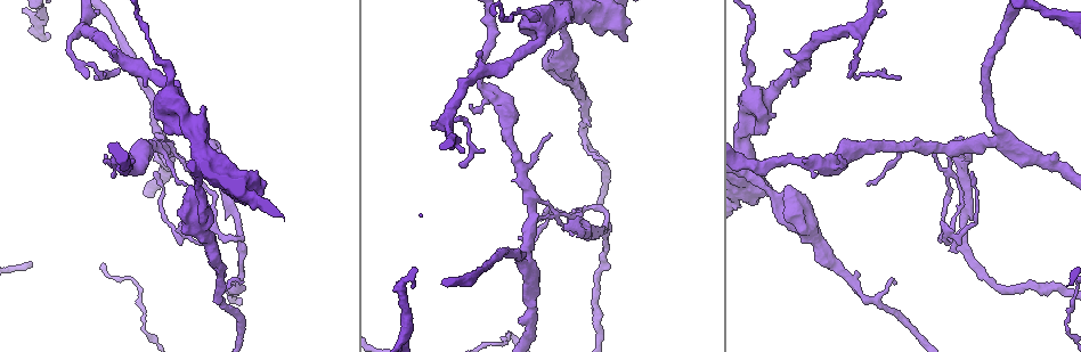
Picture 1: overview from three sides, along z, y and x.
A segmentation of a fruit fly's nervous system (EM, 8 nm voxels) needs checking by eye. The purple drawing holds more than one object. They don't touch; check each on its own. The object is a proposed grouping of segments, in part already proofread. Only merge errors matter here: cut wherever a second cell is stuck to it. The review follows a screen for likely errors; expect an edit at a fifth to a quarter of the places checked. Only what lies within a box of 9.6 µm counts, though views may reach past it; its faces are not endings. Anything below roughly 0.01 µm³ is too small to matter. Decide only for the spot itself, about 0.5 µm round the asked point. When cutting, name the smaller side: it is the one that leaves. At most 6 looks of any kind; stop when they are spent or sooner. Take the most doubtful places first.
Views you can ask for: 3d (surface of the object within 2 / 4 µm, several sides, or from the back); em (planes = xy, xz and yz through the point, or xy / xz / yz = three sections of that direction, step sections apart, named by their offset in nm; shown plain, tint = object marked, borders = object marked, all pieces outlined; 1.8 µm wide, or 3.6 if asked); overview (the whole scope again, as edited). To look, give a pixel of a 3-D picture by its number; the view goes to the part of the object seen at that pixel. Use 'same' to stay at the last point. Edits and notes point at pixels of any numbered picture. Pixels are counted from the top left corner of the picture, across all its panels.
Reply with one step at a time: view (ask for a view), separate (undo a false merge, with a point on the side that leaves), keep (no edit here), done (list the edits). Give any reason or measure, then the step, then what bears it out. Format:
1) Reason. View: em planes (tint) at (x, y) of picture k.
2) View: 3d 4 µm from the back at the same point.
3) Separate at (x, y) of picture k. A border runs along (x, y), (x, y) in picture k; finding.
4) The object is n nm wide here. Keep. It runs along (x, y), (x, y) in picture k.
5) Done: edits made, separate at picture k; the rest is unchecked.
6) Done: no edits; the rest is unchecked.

Sharp bend. View: 3d 2 µm at (218, 142) of picture 1.

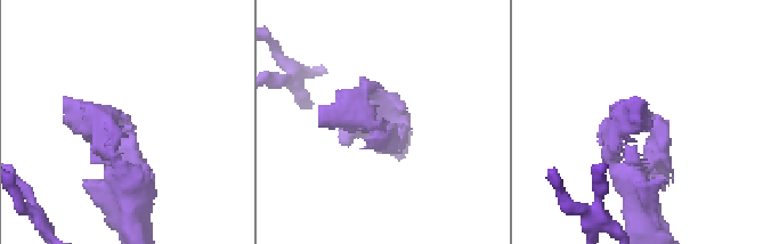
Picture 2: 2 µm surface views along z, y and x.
View: em planes (tint) at (650, 120) of picture 2.

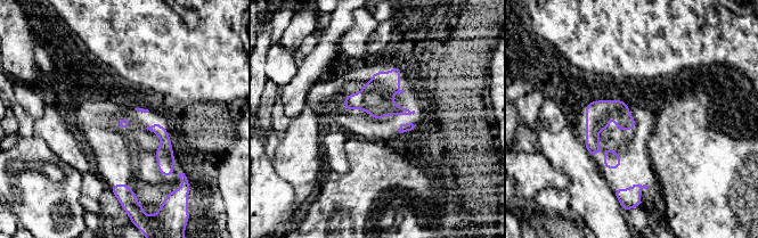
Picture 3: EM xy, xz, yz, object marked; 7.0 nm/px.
Keep. It runs along (619, 103), (594, 126), (608, 165) in picture 3; one cell here.

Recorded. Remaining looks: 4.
A narrow waist. View: 3d 4 µm at (241, 238) of picture 1.

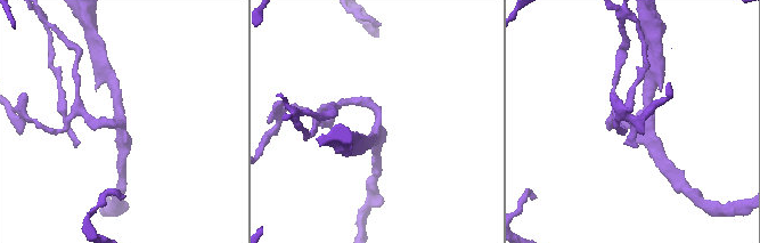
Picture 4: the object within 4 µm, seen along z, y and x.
3 arms meet here; now the EM. View: em planes (plain) at (375, 131) of picture 4.

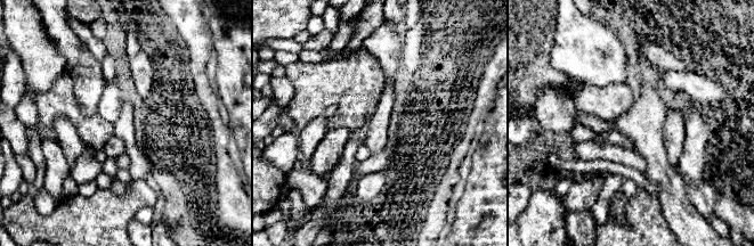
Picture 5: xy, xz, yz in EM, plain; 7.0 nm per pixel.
View: em planes (tint) at the same point.

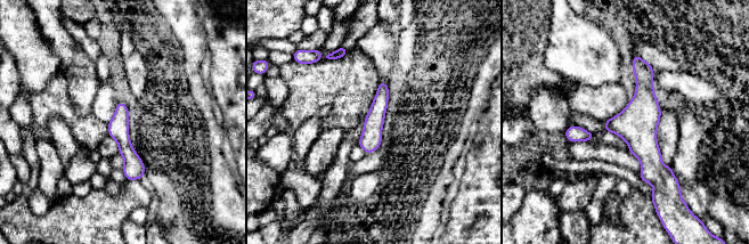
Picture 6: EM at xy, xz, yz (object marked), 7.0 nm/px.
Keep. It runs along (635, 58), (644, 147), (665, 180) in picture 6; one cell here.

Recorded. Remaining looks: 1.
Done: no edits; the rest is unchecked.

